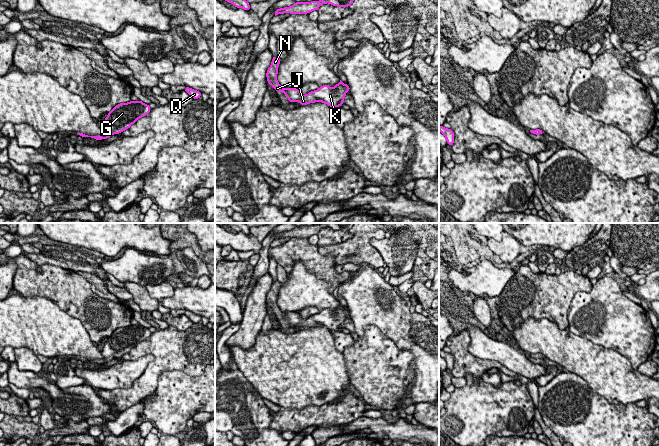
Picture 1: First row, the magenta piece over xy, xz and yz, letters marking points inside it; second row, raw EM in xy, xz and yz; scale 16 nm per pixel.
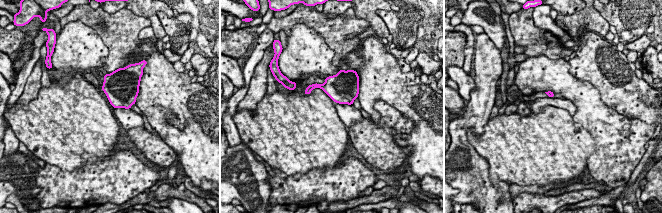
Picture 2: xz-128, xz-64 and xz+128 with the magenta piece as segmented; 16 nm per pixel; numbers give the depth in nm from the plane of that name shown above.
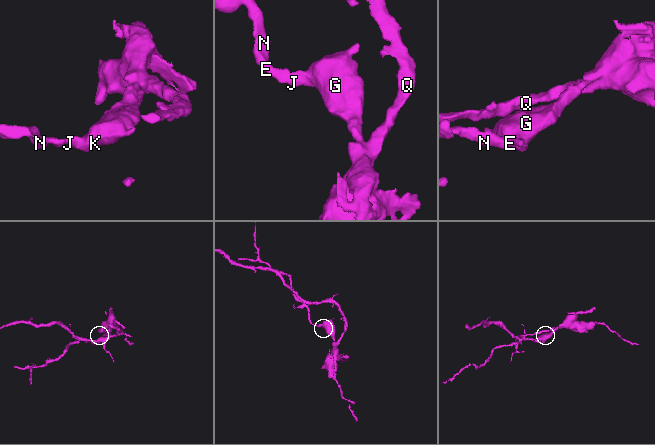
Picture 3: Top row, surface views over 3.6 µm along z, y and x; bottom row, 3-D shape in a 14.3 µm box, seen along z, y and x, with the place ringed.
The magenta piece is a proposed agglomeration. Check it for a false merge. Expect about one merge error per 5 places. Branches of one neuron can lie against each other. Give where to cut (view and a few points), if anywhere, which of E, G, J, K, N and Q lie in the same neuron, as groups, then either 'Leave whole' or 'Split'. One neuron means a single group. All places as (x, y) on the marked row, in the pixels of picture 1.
No split. Groups: E G J K N Q. Leave whole

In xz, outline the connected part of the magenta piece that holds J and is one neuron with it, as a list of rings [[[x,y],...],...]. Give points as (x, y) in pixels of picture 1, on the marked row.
[[[273,56],[271,65],[266,73],[267,82],[275,91],[283,92],[289,102],[299,102],[301,105],[322,102],[330,107],[340,107],[344,104],[343,100],[346,96],[346,92],[350,92],[350,87],[348,83],[345,85],[341,80],[332,89],[328,84],[322,85],[319,89],[311,91],[306,95],[302,95],[297,88],[282,88],[277,80],[280,62],[281,59],[278,56]]]

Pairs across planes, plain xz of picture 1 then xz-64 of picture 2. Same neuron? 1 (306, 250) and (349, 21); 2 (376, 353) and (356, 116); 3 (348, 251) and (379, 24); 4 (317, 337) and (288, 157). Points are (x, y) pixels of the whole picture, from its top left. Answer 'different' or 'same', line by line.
1: same
2: different
3: same
4: same

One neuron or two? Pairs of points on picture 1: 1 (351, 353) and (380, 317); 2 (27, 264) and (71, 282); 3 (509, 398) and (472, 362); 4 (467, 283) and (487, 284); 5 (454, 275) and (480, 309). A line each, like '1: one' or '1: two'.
1: two
2: one
3: two
4: one
5: two

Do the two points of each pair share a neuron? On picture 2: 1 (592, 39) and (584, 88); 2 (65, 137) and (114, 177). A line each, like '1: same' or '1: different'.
1: different
2: different

